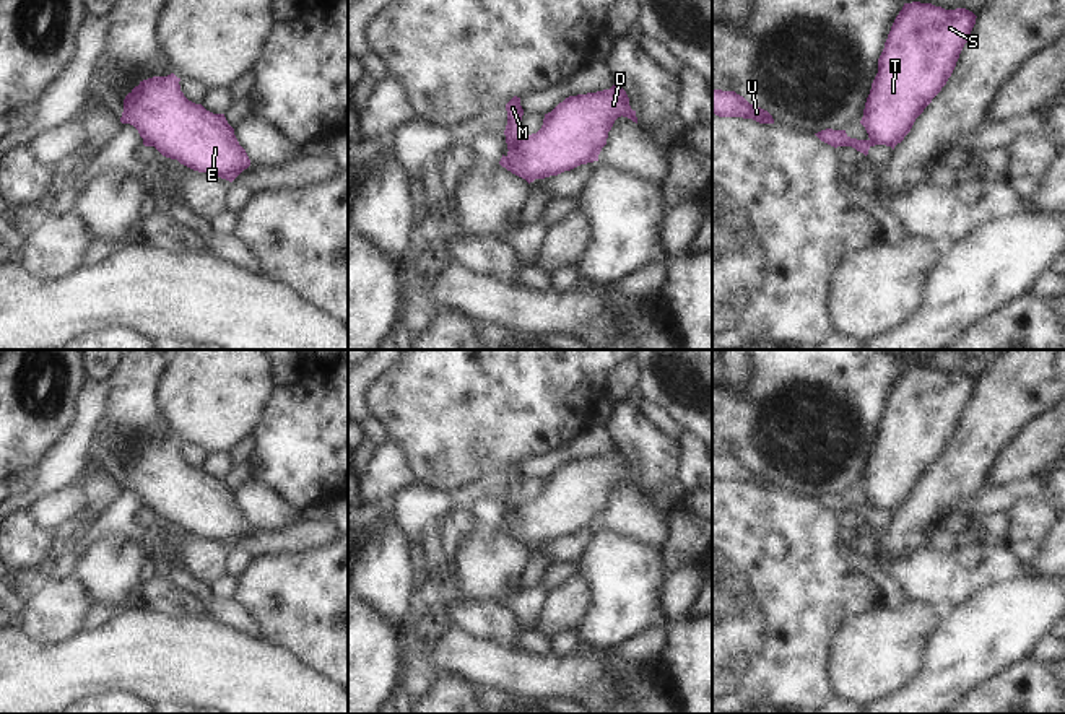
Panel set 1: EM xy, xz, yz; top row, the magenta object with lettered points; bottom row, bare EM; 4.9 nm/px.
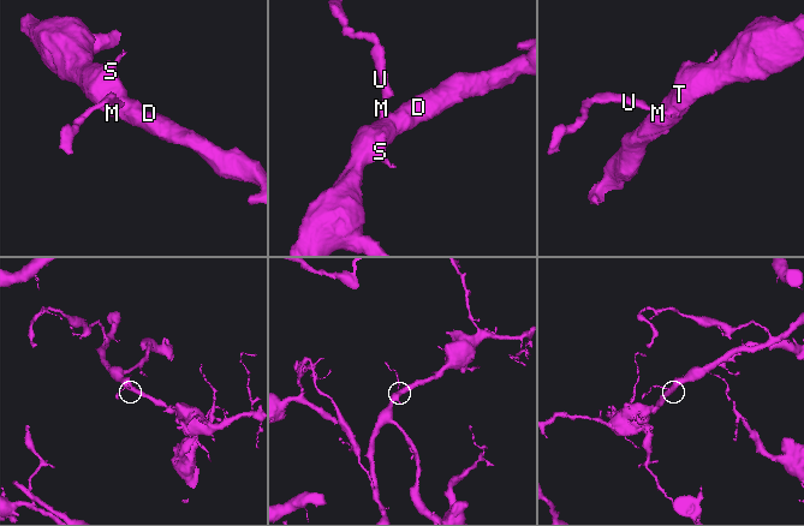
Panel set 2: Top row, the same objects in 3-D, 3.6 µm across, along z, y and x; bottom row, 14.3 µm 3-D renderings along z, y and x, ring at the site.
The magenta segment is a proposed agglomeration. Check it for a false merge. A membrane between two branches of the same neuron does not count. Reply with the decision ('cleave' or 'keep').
cleave

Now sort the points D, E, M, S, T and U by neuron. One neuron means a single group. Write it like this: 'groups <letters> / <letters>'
groups D E S T / M U

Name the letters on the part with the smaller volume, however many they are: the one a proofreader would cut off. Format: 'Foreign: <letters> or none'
Foreign: M, U.

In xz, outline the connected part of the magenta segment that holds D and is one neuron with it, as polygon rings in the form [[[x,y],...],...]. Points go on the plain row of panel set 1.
[[[616,447],[610,454],[569,460],[545,478],[543,490],[537,498],[520,499],[519,506],[504,520],[506,529],[502,532],[530,548],[535,543],[558,540],[580,529],[598,525],[608,496],[621,480],[637,488],[636,475],[631,473],[626,455]]]

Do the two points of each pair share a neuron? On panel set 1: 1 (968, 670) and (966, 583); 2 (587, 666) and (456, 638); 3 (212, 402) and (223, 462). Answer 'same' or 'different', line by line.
1: different
2: same
3: different

